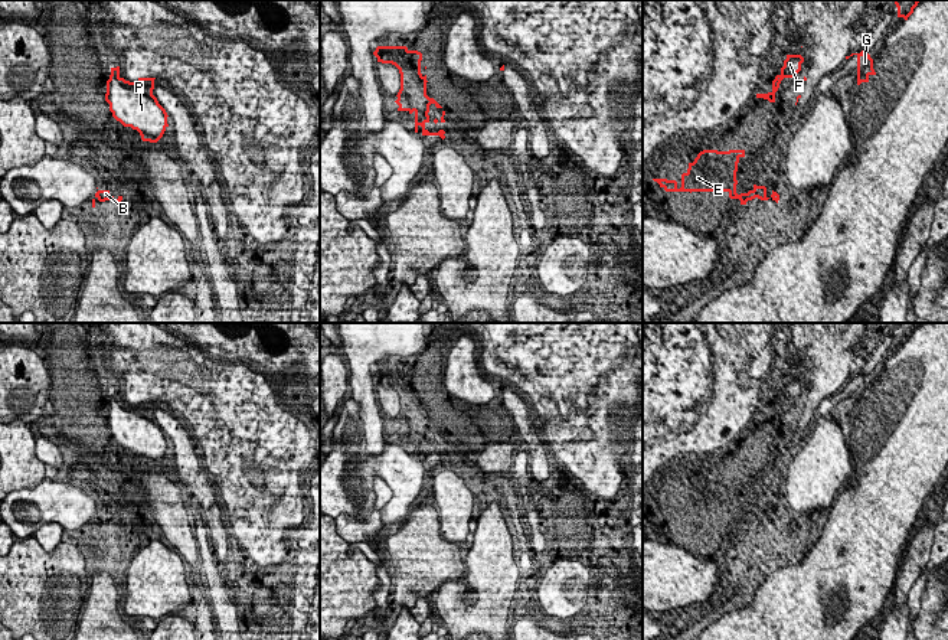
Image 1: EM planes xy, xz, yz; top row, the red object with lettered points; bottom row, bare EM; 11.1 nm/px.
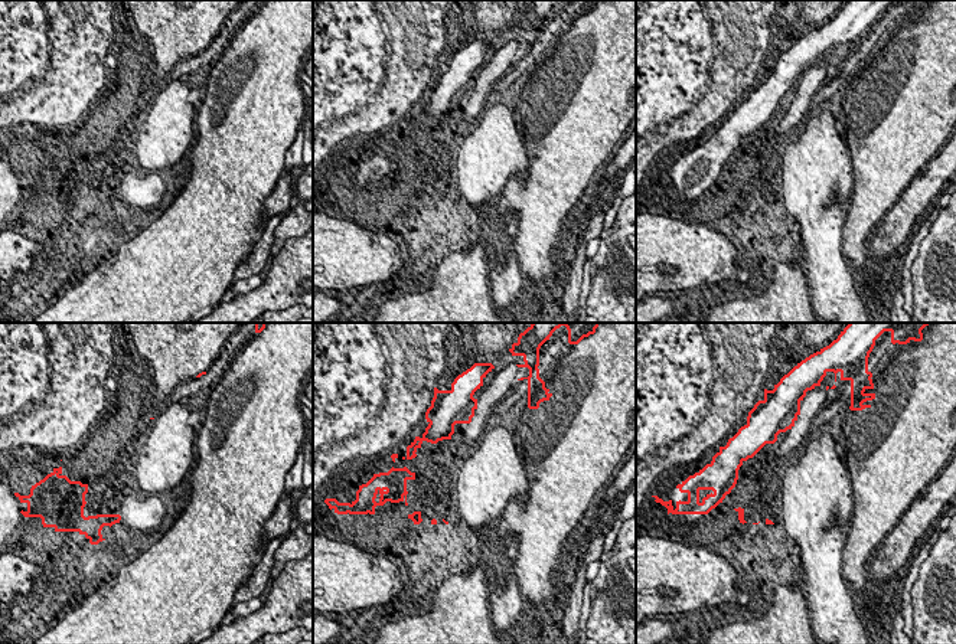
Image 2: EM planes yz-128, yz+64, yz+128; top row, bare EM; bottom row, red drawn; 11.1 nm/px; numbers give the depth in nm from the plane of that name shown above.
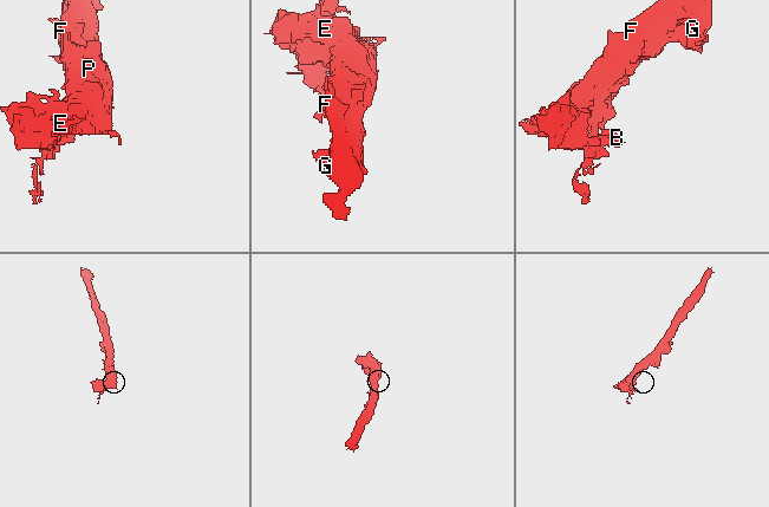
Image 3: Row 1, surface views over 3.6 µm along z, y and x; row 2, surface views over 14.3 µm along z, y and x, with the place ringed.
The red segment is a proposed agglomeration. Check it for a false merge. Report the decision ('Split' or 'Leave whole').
Leave whole

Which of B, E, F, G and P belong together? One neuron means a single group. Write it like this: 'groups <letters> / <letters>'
groups B E F G P

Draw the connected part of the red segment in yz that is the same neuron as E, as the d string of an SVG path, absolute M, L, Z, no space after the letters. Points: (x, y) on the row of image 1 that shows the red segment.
M703 150L697 154L689 169L681 174L681 187L677 187L676 180L653 179L666 192L716 192L720 196L729 193L730 199L739 199L741 205L755 197L768 200L766 187L754 185L748 193L736 193L736 172L739 159L745 157L745 150Z

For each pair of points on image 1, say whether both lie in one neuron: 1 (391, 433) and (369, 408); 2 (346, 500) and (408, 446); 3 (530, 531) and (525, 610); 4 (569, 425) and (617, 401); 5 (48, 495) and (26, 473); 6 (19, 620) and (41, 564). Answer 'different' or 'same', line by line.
1: different
2: different
3: different
4: different
5: different
6: same

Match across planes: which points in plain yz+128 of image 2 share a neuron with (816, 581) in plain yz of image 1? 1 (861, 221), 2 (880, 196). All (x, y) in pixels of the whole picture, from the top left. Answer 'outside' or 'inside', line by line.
1: inside
2: inside

